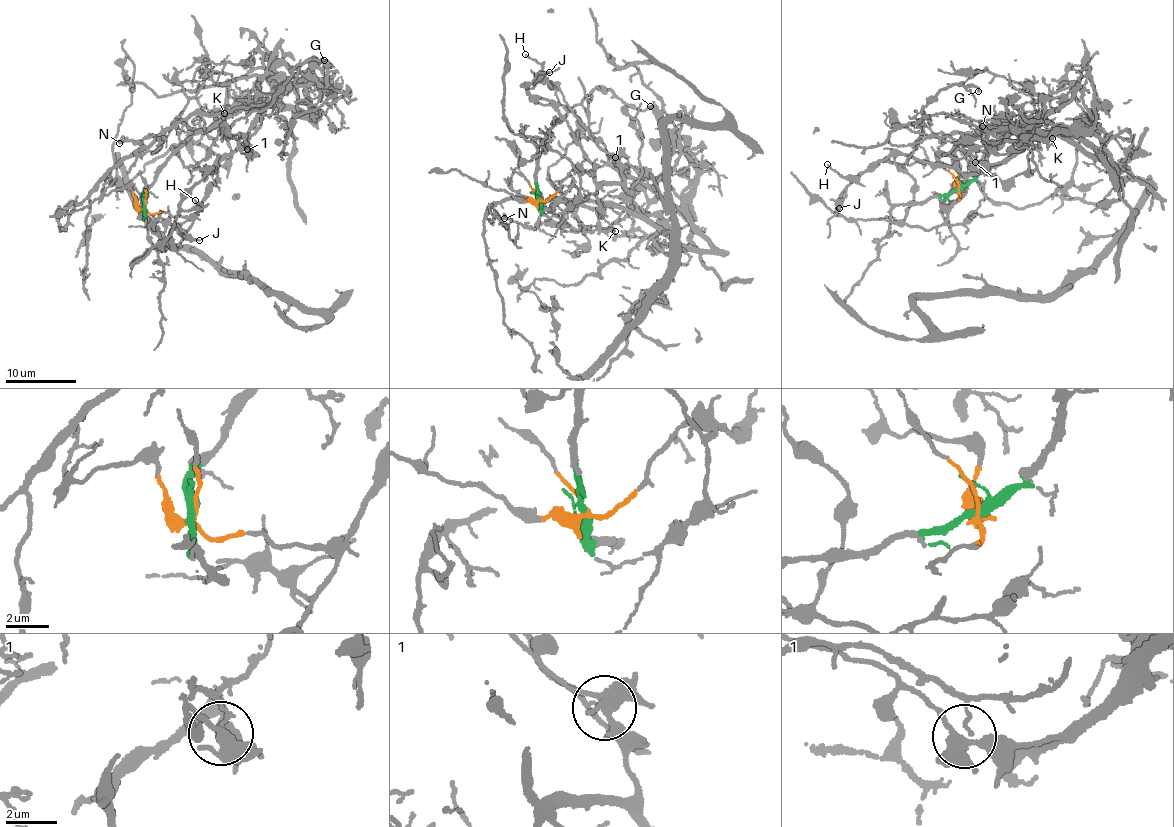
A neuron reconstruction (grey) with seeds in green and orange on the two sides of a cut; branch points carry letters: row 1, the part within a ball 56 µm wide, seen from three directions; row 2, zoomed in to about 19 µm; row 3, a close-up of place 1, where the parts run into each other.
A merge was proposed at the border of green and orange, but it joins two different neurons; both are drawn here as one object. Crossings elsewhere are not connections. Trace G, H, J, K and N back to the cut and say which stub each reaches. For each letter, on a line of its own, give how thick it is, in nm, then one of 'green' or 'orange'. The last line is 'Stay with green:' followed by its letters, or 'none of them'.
G: 190 nm | orange
H: 110 nm | orange
J: 200 nm | orange
K: 110 nm | green
N: 170 nm | green
Stay with green: K, N

